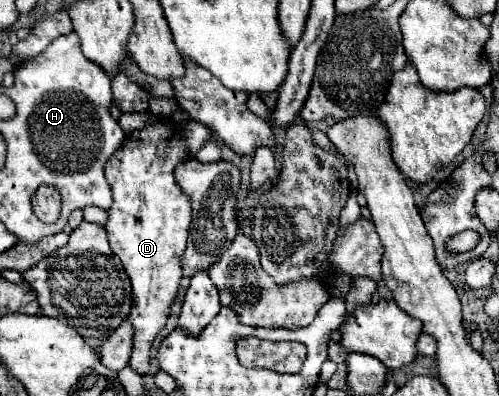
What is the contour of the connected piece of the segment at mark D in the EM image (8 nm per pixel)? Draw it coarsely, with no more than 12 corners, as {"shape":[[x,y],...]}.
{"shape":[[180,130],[130,132],[106,162],[112,252],[132,282],[130,366],[180,290],[192,200]]}

